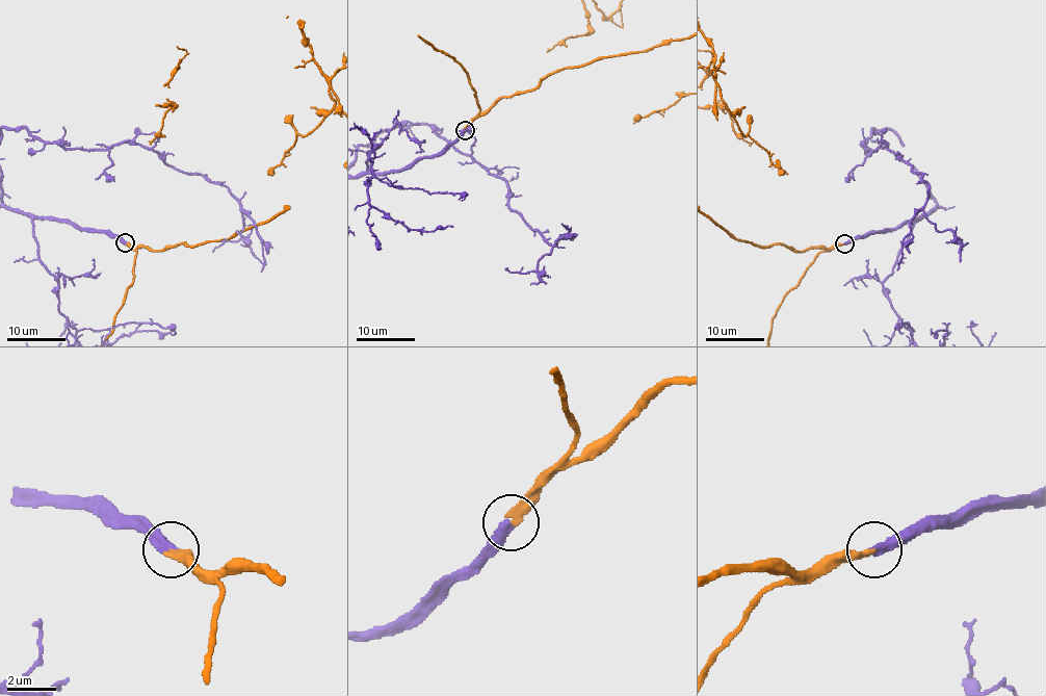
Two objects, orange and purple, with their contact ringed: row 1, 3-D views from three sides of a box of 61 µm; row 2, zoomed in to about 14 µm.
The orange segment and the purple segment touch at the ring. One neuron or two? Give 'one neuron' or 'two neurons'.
one neuron

